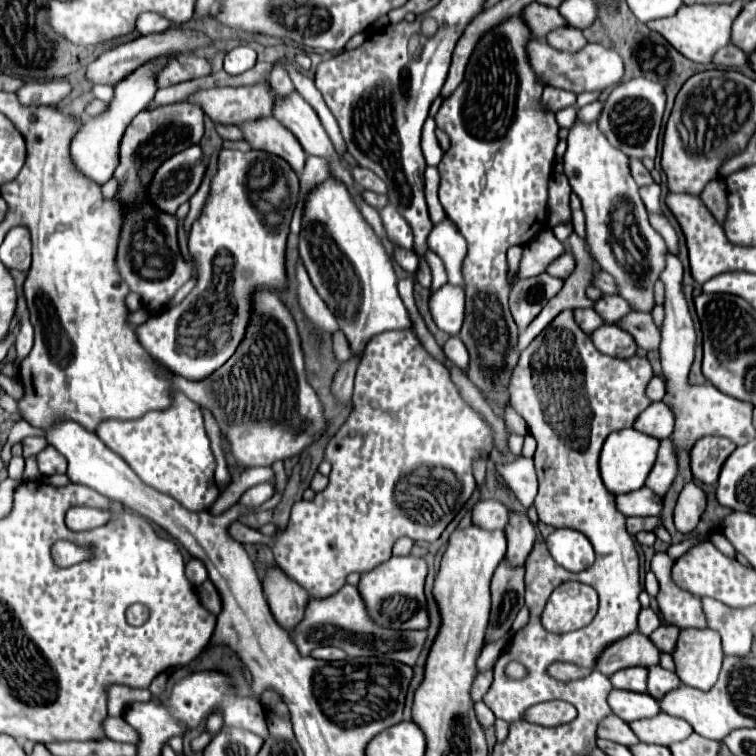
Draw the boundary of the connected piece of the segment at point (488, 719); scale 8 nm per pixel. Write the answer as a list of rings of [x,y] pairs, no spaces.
[[[477,702],[477,704],[475,704],[475,714],[477,714],[477,720],[479,720],[479,724],[481,724],[483,728],[493,726],[495,716],[493,716],[493,712],[491,712],[483,702]]]

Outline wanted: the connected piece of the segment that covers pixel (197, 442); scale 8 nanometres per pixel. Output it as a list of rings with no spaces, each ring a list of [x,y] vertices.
[[[183,394],[175,396],[171,408],[147,412],[141,420],[105,420],[97,428],[97,436],[107,448],[119,454],[145,484],[173,496],[193,512],[207,510],[219,496],[213,482],[215,456],[205,434],[201,408]]]

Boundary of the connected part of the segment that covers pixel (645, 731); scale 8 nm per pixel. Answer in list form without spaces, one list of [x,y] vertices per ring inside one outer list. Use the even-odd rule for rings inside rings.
[[[659,712],[653,718],[631,722],[629,726],[641,742],[659,746],[671,746],[677,740],[685,740],[693,732],[693,728],[683,718],[673,718],[665,712]]]

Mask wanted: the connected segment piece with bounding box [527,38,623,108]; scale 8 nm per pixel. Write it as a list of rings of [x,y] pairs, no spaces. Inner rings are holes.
[[[529,40],[529,62],[533,72],[541,76],[541,84],[565,88],[569,92],[580,94],[577,96],[576,106],[581,108],[588,103],[598,100],[600,93],[593,90],[605,90],[609,86],[619,84],[623,76],[623,62],[621,58],[601,44],[585,44],[581,52],[555,52],[553,46],[549,46],[545,40]],[[583,92],[583,93],[581,93]]]

